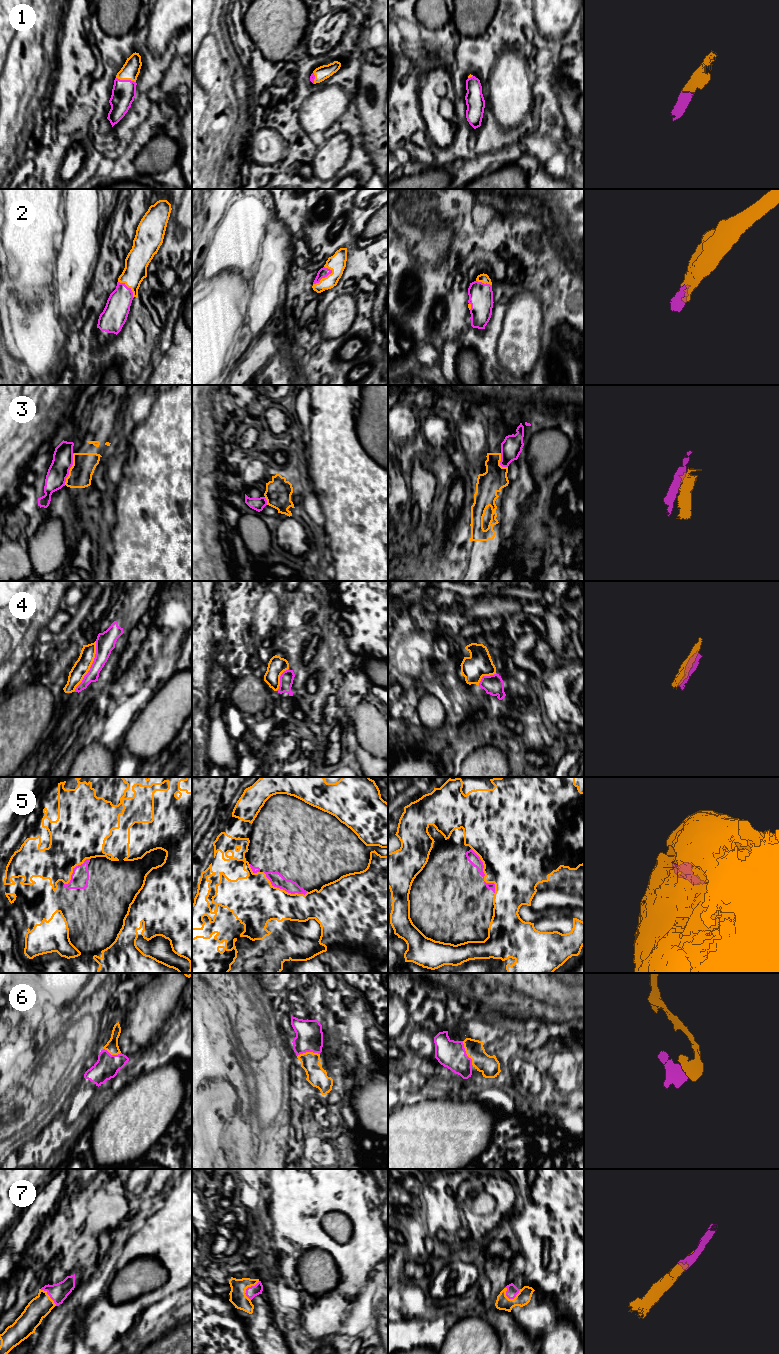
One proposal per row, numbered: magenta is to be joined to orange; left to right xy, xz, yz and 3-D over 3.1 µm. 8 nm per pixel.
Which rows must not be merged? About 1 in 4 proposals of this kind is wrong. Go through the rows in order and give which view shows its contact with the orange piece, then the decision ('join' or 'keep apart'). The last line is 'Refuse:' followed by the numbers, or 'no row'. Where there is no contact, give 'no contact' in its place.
1: xy | join
2: xz | join
3: xy | keep apart
4: xy | keep apart
5: xz | join
6: yz | join
7: yz | join
Refuse: 3, 4

